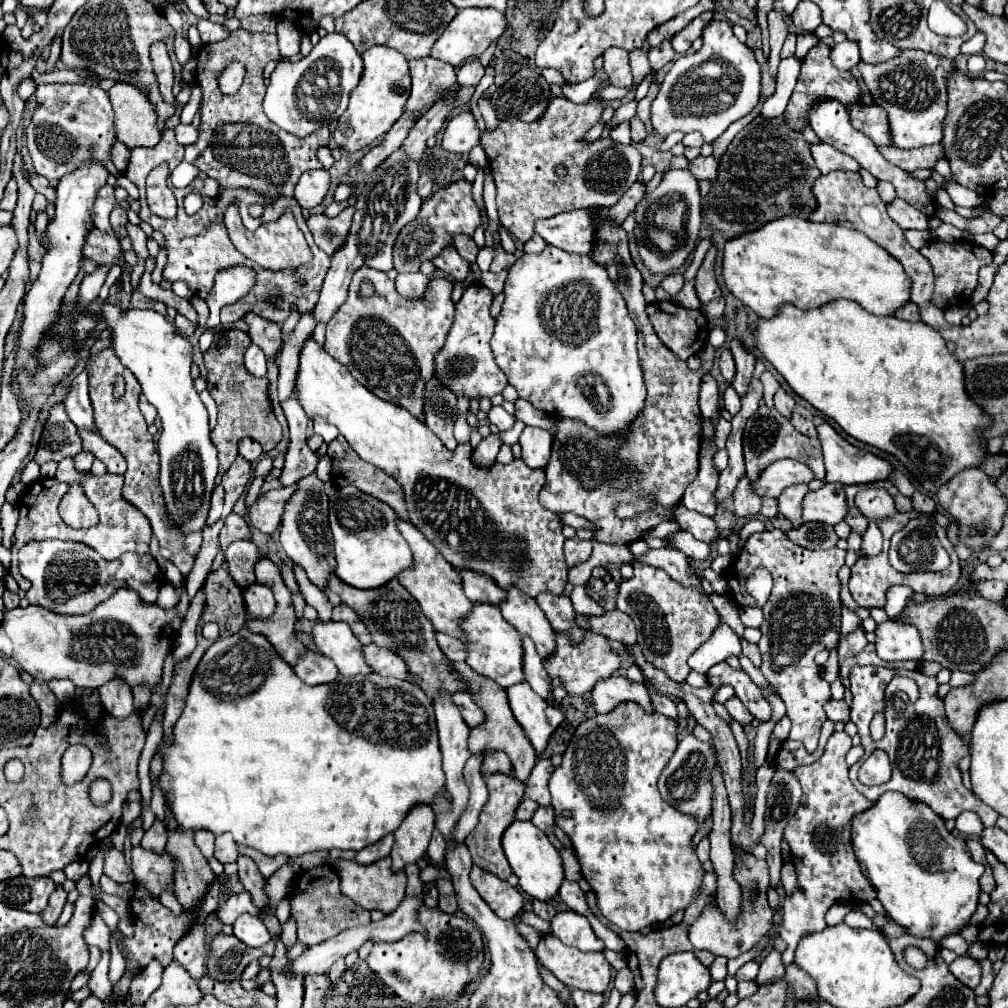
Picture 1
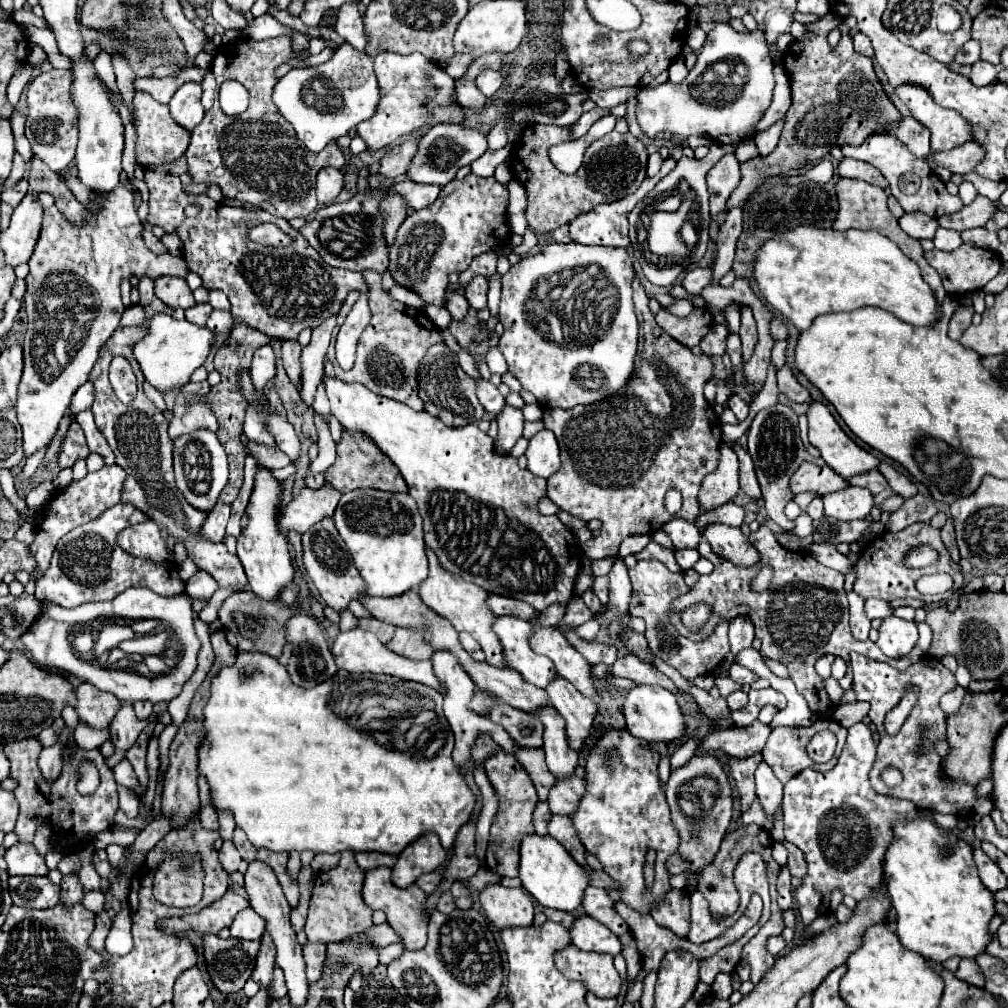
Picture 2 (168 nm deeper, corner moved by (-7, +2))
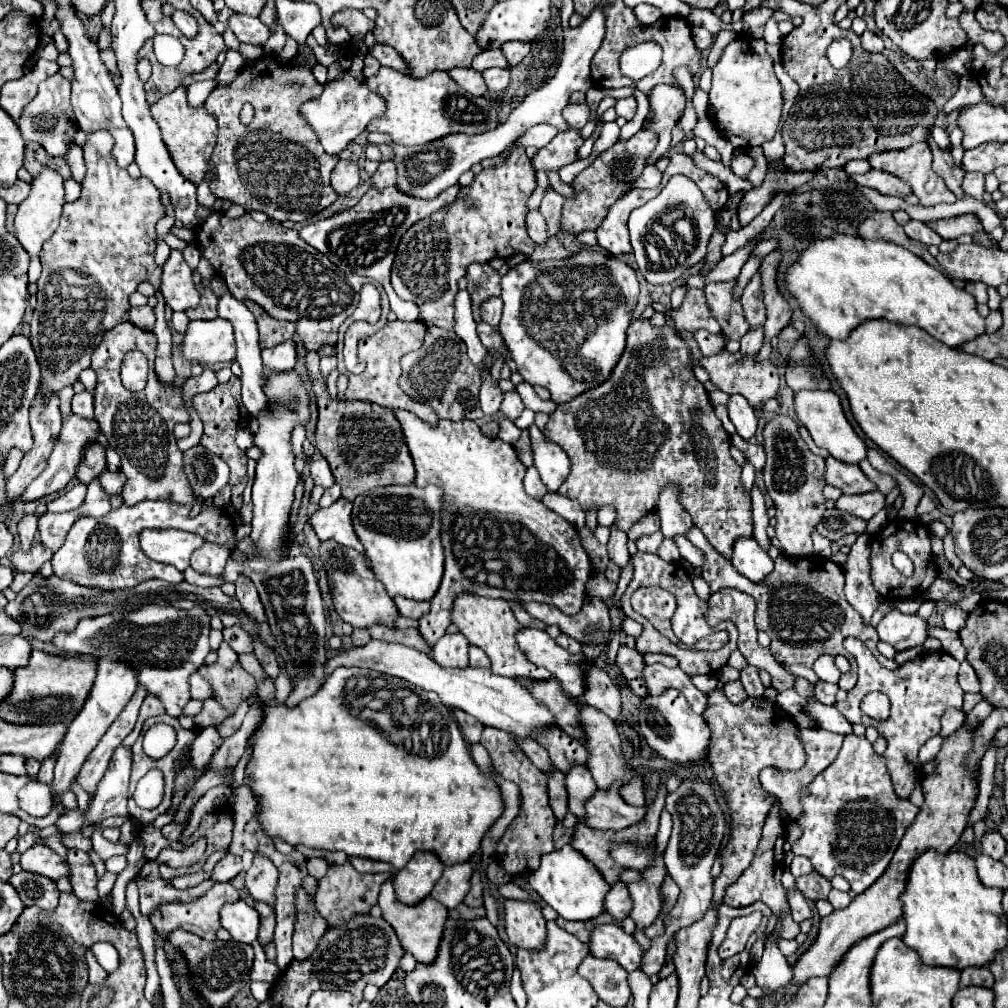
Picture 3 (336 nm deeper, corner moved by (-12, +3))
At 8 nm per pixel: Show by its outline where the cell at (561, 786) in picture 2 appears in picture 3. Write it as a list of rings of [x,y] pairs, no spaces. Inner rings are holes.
[[[613,786],[611,790],[597,794],[587,802],[587,826],[599,830],[623,830],[641,822],[647,814],[647,808],[629,806],[617,792],[619,788]]]

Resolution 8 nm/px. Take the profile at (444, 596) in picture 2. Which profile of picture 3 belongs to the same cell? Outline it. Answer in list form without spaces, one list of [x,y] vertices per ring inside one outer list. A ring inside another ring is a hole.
[[[461,594],[455,600],[453,608],[453,622],[459,626],[459,632],[473,644],[479,646],[491,660],[491,670],[499,676],[511,676],[511,678],[527,678],[527,680],[551,680],[551,672],[531,664],[523,652],[517,646],[515,632],[523,628],[515,618],[507,604],[507,600],[493,600],[493,598],[481,598],[471,594]]]

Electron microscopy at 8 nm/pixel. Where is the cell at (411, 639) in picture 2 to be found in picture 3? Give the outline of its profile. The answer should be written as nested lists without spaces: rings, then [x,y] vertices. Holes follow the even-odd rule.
[[[393,410],[403,426],[407,446],[411,450],[417,478],[415,486],[435,484],[443,488],[443,512],[441,512],[441,540],[445,548],[445,574],[443,582],[431,600],[431,612],[419,618],[419,632],[429,646],[445,636],[451,624],[451,608],[455,596],[477,594],[487,598],[519,600],[519,602],[545,602],[557,606],[565,614],[577,614],[585,604],[585,584],[593,574],[591,560],[581,546],[577,528],[563,520],[559,514],[547,510],[541,500],[525,494],[523,476],[525,466],[519,460],[515,448],[501,438],[487,438],[479,426],[471,420],[439,420],[437,426],[429,426],[415,414],[405,410]]]

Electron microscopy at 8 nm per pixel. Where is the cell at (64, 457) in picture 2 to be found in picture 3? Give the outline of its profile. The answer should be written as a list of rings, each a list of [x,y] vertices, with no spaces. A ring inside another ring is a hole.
[[[97,442],[89,444],[87,450],[85,450],[85,456],[83,456],[83,460],[81,460],[79,468],[77,468],[77,480],[81,484],[89,486],[89,482],[95,480],[107,468],[105,462],[107,462],[105,460],[105,448],[101,444],[97,444]]]

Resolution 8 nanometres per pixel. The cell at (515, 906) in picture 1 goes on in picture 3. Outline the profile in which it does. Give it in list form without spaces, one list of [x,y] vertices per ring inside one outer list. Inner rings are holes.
[[[505,900],[505,930],[517,948],[539,950],[545,944],[547,928],[539,904]]]

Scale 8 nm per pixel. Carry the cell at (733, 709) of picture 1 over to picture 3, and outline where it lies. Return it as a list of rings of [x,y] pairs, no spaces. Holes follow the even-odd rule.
[[[737,680],[737,682],[727,682],[723,684],[723,690],[725,690],[725,696],[733,702],[733,704],[741,704],[747,700],[747,692],[743,688],[743,684]]]

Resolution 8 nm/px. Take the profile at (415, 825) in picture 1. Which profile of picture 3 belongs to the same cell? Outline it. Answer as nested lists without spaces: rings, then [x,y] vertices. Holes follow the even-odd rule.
[[[415,852],[407,866],[393,878],[397,898],[403,904],[417,904],[419,900],[425,900],[437,884],[443,868],[445,866],[433,852]]]

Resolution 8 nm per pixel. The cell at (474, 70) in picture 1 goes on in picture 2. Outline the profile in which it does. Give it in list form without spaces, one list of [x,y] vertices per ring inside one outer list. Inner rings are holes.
[[[486,69],[482,71],[478,77],[476,77],[476,87],[480,89],[480,93],[484,97],[490,98],[502,85],[502,75],[500,71],[494,71],[494,69]]]

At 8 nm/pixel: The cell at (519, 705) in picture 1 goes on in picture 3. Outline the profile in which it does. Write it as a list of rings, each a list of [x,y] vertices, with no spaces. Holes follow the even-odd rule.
[[[571,766],[567,774],[567,792],[569,792],[569,812],[577,816],[583,824],[583,804],[597,792],[591,772],[585,766]]]

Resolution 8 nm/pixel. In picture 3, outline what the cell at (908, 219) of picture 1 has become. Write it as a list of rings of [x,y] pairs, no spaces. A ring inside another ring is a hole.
[[[909,220],[909,224],[905,224],[903,228],[905,228],[905,234],[907,234],[909,238],[913,238],[913,240],[925,244],[925,246],[931,246],[931,244],[939,246],[939,244],[943,242],[943,238],[941,238],[939,234],[935,234],[935,232],[933,232],[929,226],[925,226],[923,222]]]

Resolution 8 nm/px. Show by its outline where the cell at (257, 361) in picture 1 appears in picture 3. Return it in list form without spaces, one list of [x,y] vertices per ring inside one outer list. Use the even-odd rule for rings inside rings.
[[[293,340],[277,344],[275,348],[263,350],[263,366],[271,372],[293,370],[295,362],[297,362],[297,348],[295,348]]]

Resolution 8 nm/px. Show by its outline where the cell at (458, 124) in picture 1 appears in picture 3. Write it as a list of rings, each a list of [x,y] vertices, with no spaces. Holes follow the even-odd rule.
[[[453,68],[453,70],[447,70],[447,74],[463,88],[467,90],[469,94],[473,96],[483,96],[487,92],[487,86],[483,82],[483,76],[481,72],[475,72],[473,68]]]

